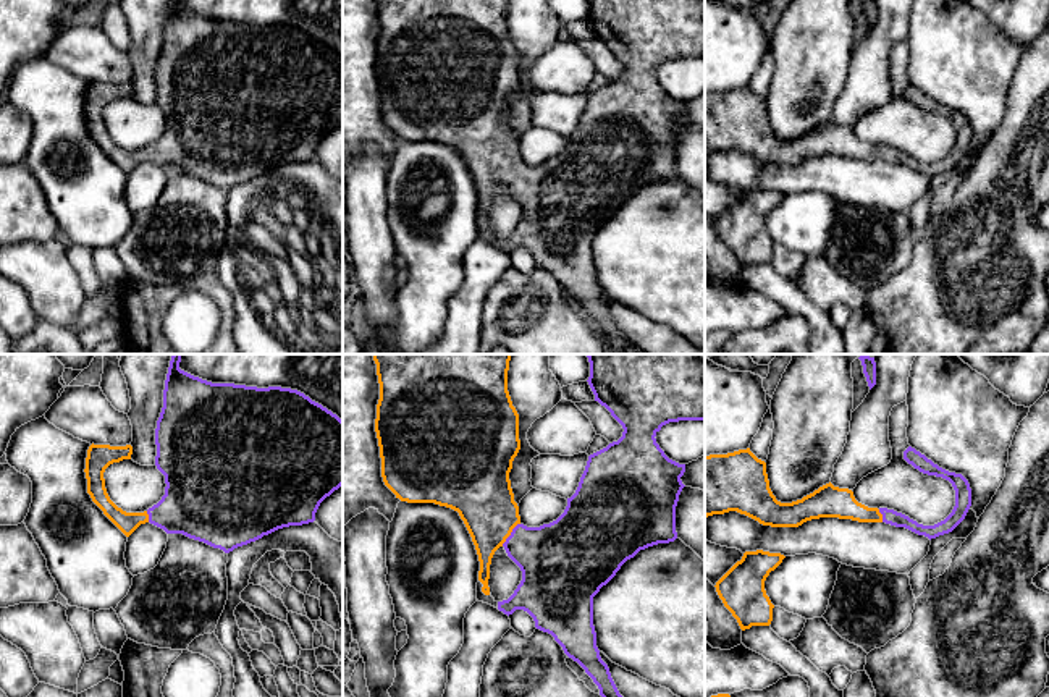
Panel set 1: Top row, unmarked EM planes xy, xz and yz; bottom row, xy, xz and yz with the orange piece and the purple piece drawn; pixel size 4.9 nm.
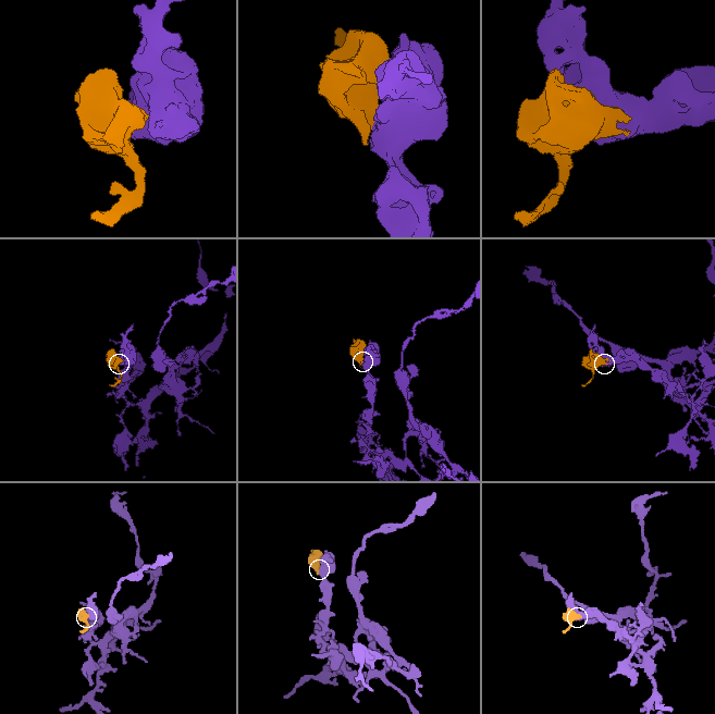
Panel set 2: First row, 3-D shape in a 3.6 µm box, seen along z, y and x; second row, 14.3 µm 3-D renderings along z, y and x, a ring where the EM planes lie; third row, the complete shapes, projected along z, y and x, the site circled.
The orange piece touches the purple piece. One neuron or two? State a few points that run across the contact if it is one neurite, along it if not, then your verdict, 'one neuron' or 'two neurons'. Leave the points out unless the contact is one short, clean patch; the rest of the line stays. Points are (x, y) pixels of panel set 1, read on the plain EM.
one neuron

